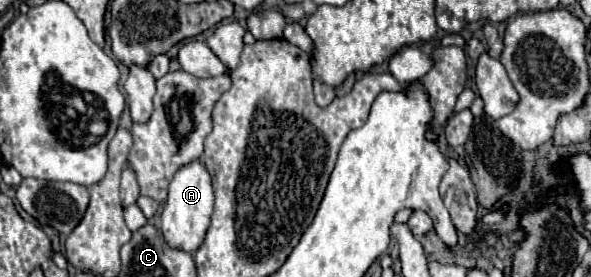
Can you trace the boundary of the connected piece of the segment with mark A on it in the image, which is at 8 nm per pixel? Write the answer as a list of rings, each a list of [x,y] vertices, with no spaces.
[[[193,161],[187,163],[185,167],[179,167],[177,175],[169,183],[169,197],[161,213],[161,233],[169,243],[169,247],[189,253],[199,249],[199,245],[205,239],[211,213],[213,213],[213,185],[205,163]]]

